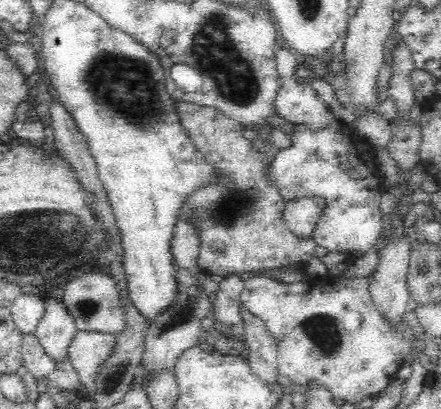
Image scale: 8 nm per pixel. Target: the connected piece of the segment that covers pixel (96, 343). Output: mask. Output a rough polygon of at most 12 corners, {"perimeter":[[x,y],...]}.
{"perimeter":[[76,330],[67,357],[89,393],[114,336]]}

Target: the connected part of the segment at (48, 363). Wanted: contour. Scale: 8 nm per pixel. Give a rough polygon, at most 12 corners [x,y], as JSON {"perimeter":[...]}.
{"perimeter":[[22,332],[20,349],[35,379],[50,375],[55,361],[35,332]]}

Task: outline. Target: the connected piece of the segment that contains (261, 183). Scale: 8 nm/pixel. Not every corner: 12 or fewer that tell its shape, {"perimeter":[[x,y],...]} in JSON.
{"perimeter":[[184,101],[186,139],[210,165],[176,223],[197,267],[244,277],[308,263],[269,147]]}

